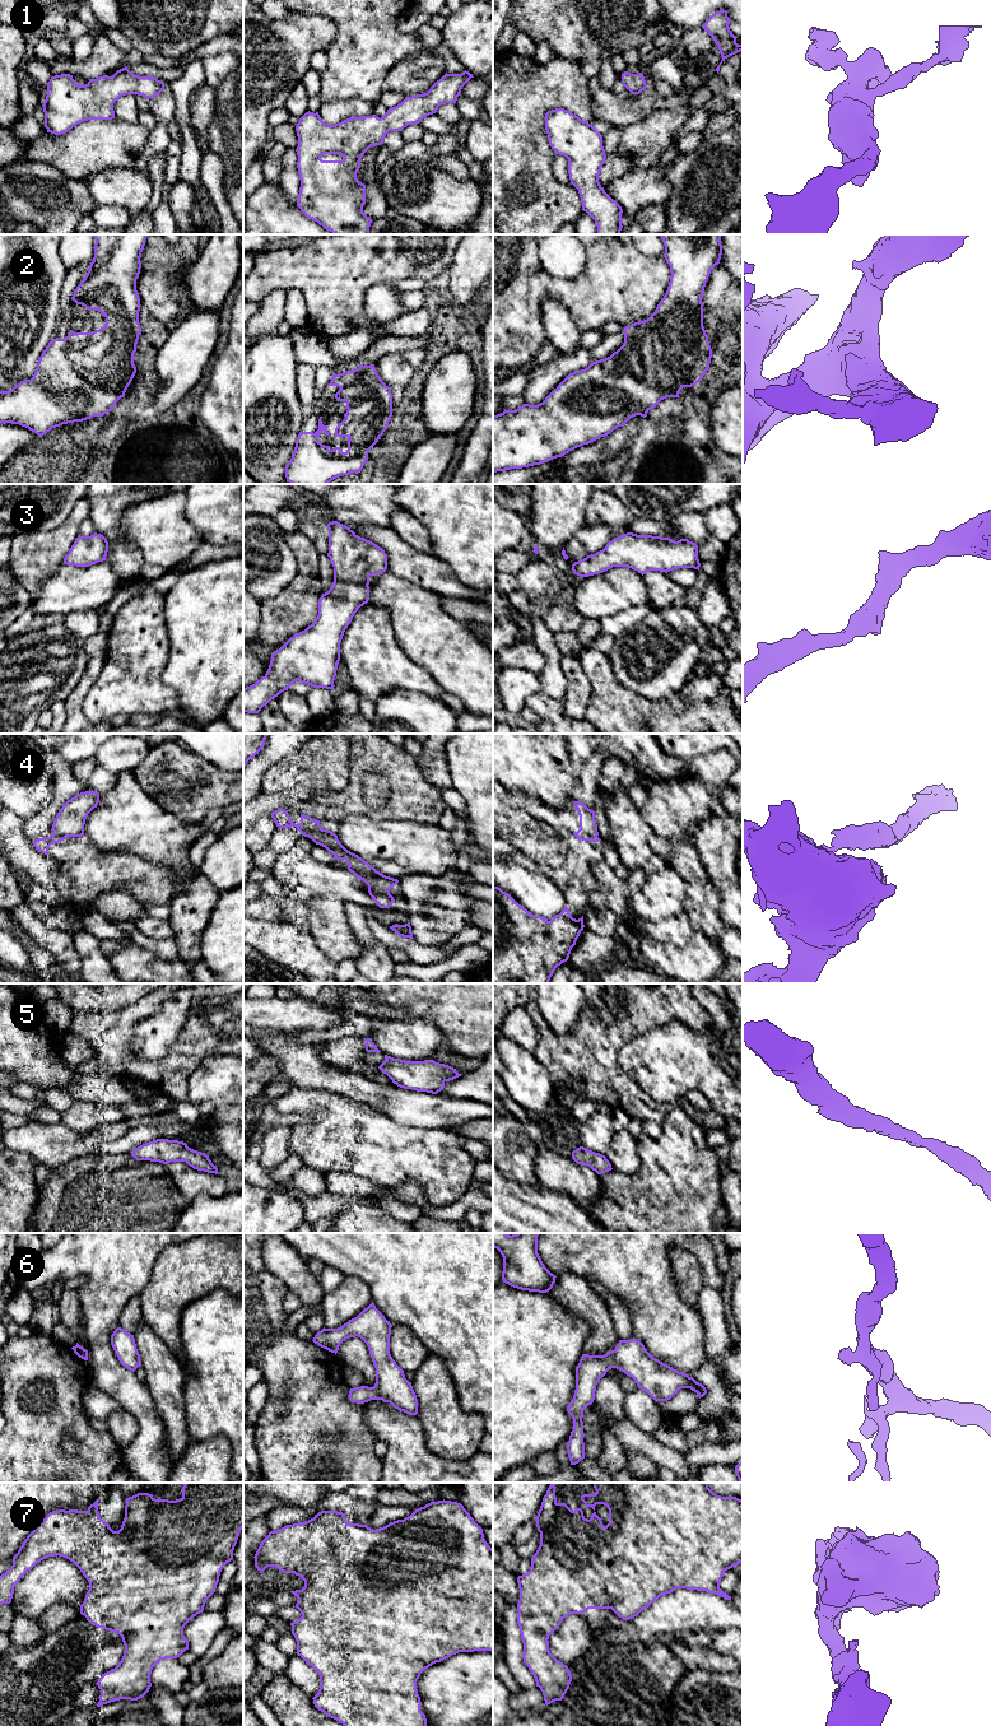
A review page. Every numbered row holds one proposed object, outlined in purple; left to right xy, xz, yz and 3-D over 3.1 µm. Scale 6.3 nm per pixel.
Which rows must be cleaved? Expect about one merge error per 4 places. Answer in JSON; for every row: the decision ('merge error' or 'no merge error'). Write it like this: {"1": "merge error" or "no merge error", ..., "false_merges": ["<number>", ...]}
{"1": "no merge error", "2": "no merge error", "3": "no merge error", "4": "merge error", "5": "no merge error", "6": "no merge error", "7": "no merge error", "false_merges": ["4"]}

